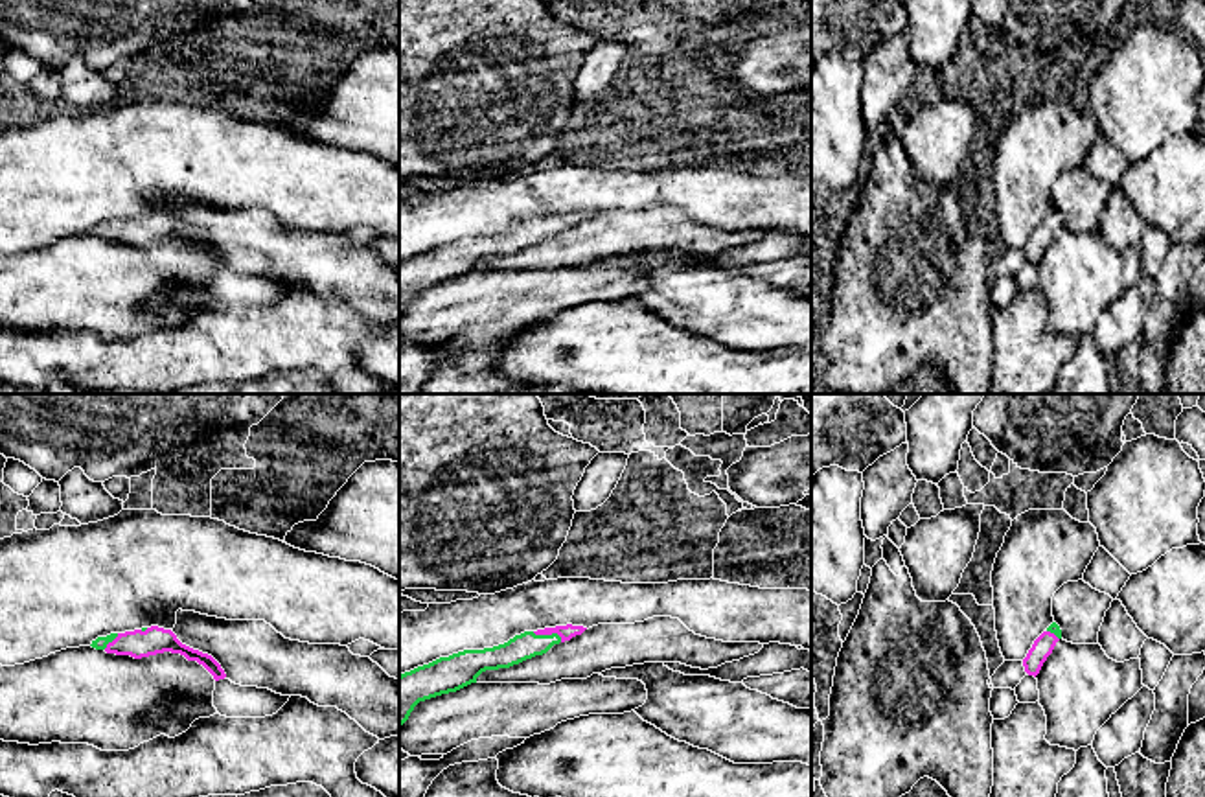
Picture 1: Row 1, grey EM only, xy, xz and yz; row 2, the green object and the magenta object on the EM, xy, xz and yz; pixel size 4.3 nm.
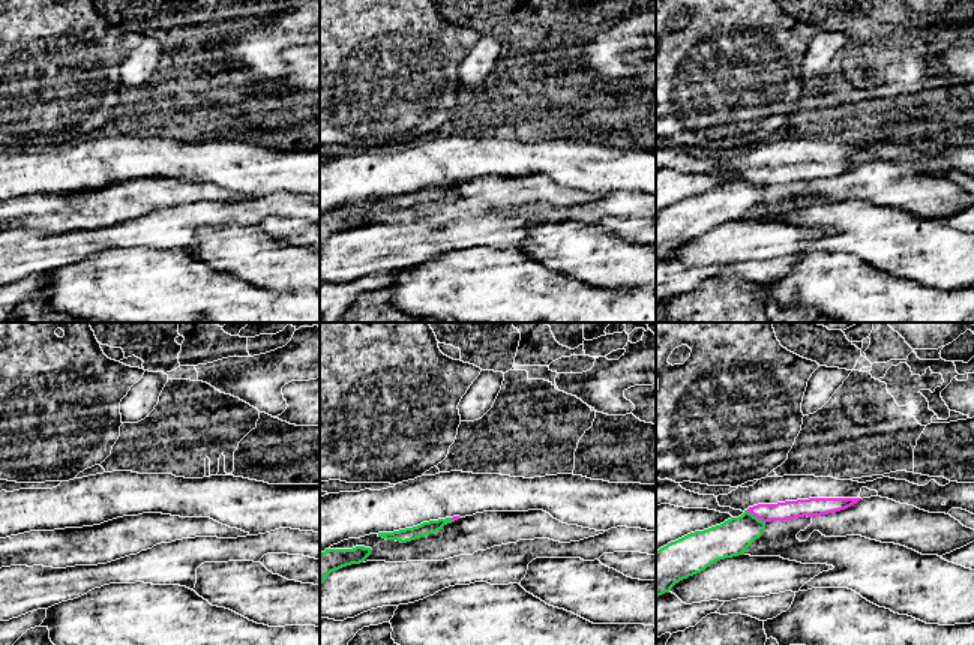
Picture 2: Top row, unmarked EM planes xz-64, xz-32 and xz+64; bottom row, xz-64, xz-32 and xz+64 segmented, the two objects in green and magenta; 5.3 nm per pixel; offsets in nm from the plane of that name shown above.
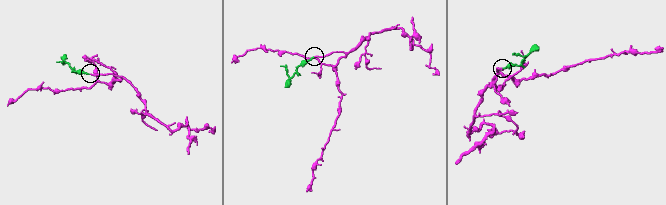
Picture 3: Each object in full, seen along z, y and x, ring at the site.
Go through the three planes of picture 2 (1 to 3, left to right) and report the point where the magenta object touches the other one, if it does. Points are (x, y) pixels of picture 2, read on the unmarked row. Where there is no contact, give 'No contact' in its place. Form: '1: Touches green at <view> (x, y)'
1: No contact
2: Touches green at xz-32 (450, 183)
3: Touches green at xz+64 (755, 180)

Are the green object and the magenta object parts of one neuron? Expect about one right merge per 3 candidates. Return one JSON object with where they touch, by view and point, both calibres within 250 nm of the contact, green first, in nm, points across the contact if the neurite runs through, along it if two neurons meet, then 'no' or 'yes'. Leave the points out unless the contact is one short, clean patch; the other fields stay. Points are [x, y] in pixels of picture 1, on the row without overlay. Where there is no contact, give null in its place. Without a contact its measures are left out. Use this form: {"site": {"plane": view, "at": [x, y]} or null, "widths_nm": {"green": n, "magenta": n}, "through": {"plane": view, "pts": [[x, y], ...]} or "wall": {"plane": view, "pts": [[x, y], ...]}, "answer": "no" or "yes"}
{"site": {"plane": "xz", "at": [549, 223]}, "widths_nm": {"green": 120, "magenta": 70}, "through": {"plane": "xz", "pts": [[523, 234], [539, 231], [549, 223], [567, 219]]}, "answer": "yes"}

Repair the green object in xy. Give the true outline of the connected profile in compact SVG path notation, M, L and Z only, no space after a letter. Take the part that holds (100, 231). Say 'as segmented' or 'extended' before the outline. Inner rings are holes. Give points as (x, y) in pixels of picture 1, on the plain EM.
extended | M158 214L98 225L90 234L96 237L105 237L107 241L131 243L134 247L164 239L180 241L188 248L197 248L202 252L215 269L226 265L224 258L212 243L182 232L171 217Z

